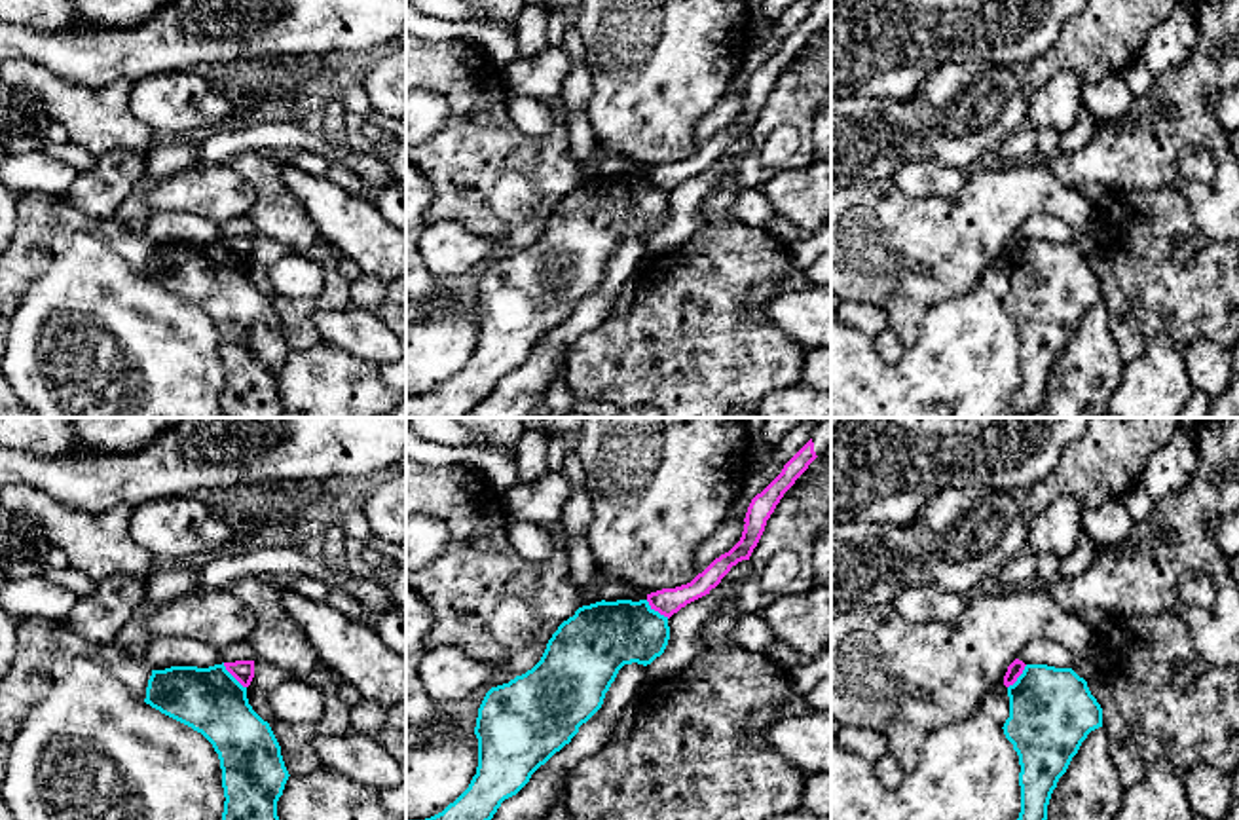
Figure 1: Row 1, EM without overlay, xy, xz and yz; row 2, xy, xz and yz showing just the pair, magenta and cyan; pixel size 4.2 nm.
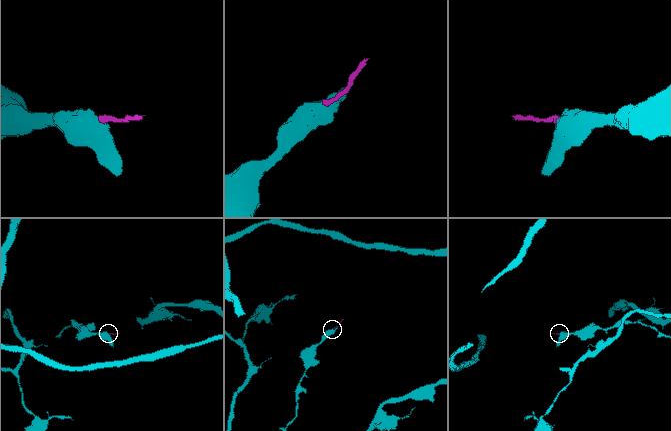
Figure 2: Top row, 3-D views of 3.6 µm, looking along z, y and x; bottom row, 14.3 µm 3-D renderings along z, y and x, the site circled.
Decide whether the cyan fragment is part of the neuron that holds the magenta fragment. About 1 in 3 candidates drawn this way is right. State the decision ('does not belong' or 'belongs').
does not belong

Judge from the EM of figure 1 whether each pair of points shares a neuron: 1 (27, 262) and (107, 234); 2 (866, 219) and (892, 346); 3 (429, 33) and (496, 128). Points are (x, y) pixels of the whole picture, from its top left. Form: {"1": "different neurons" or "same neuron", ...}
{"1": "same neuron", "2": "different neurons", "3": "different neurons"}

